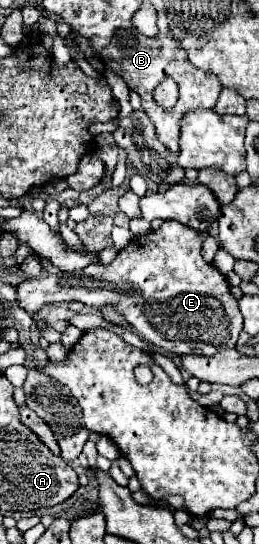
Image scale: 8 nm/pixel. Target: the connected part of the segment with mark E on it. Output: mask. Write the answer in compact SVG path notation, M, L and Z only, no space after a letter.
M165 220L159 230L149 230L147 234L135 236L109 266L89 266L89 270L79 272L57 272L49 276L41 276L37 280L21 282L17 290L17 302L27 314L39 312L45 304L53 302L71 302L79 300L85 306L101 308L101 302L121 302L121 314L131 322L131 326L139 332L143 340L153 346L159 346L173 354L197 354L197 356L213 356L217 350L235 348L239 332L243 330L243 316L239 312L237 300L229 294L229 284L225 276L213 266L207 264L201 256L203 240L207 232L189 230L179 222Z

